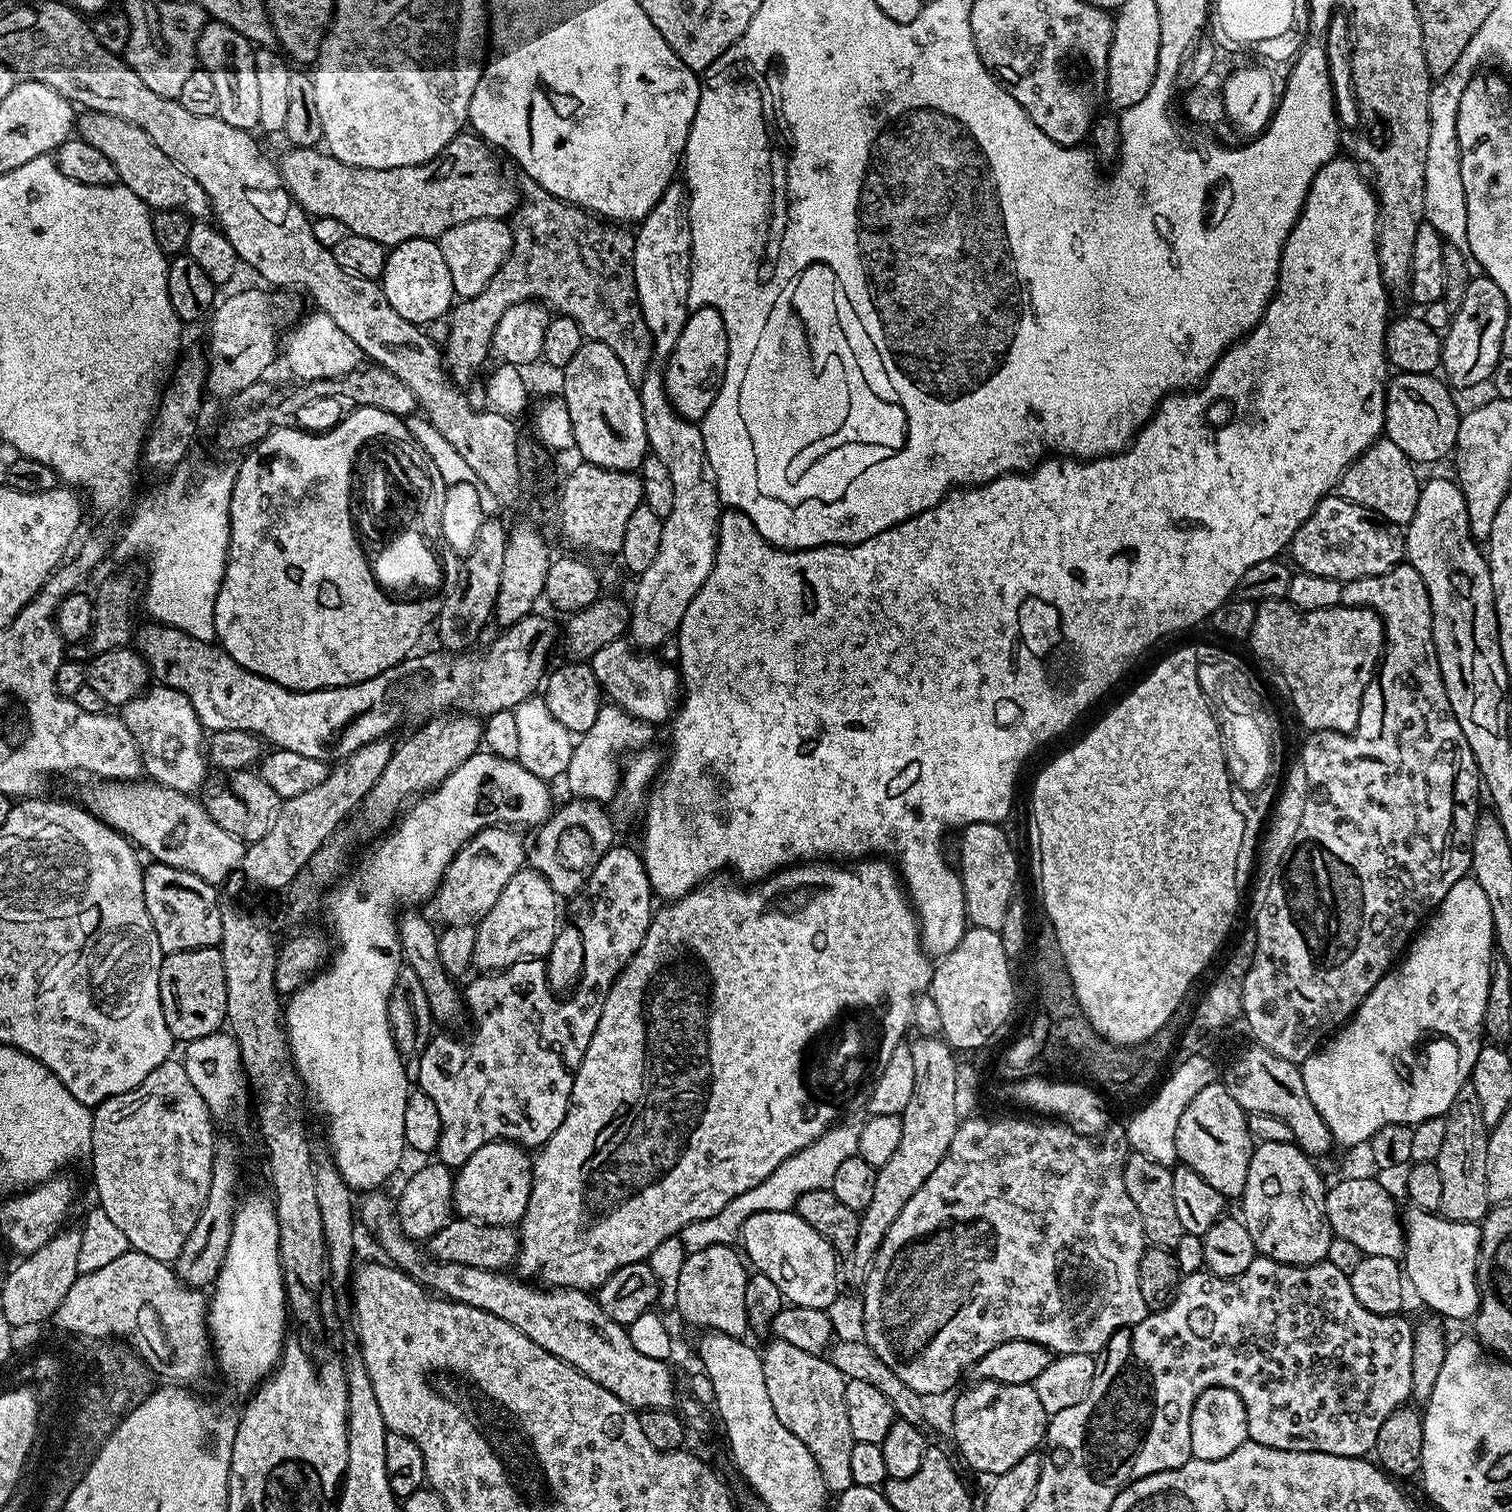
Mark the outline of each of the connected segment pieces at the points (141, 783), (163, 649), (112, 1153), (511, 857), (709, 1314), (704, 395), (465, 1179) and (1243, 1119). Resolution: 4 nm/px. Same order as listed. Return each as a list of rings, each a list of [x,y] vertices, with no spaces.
[[[147,778],[91,781],[83,807],[100,821],[127,836],[141,853],[149,852],[158,864],[190,870],[207,884],[223,885],[243,865],[244,841],[234,838],[204,808],[195,795],[167,788]]]
[[[533,614],[503,629],[499,633],[501,636],[485,650],[484,657],[468,657],[468,654],[448,655],[443,651],[428,652],[425,656],[412,654],[407,660],[401,660],[389,672],[383,672],[374,678],[366,678],[357,684],[319,688],[313,692],[296,692],[270,678],[262,678],[246,670],[215,643],[188,636],[182,630],[169,628],[167,624],[159,622],[148,622],[148,625],[142,628],[135,633],[134,644],[148,664],[149,673],[157,681],[186,694],[186,698],[190,698],[190,706],[194,706],[194,714],[198,714],[201,726],[209,733],[246,730],[253,732],[273,749],[294,750],[294,754],[303,754],[306,758],[325,762],[339,762],[351,752],[357,752],[362,746],[387,737],[388,731],[407,716],[431,718],[452,709],[467,710],[472,715],[483,718],[498,710],[516,709],[520,703],[537,695],[550,668],[548,659],[552,656],[552,647],[555,644],[557,647],[558,644],[558,624],[556,628],[554,621]]]
[[[176,1058],[158,1066],[158,1070],[150,1070],[134,1090],[95,1105],[90,1161],[96,1196],[100,1199],[98,1207],[106,1210],[107,1217],[126,1234],[131,1251],[174,1262],[182,1246],[186,1246],[186,1238],[190,1238],[190,1230],[194,1230],[194,1222],[198,1222],[210,1194],[210,1174],[218,1139],[217,1133],[212,1133],[212,1124],[214,1118],[206,1102],[202,1102],[202,1094],[194,1090],[190,1074],[186,1074],[183,1063]]]
[[[512,826],[483,828],[479,834],[467,840],[458,854],[448,864],[444,877],[436,890],[434,905],[445,925],[466,924],[479,921],[498,902],[498,894],[506,882],[514,878],[526,864],[526,844]]]
[[[715,1244],[706,1246],[706,1250],[687,1253],[674,1291],[681,1318],[699,1330],[715,1330],[725,1332],[727,1336],[743,1337],[749,1331],[746,1314],[749,1275],[745,1261],[735,1247]]]
[[[694,308],[689,311],[682,334],[678,334],[678,342],[662,371],[664,389],[676,413],[684,420],[703,420],[714,398],[720,395],[724,375],[728,373],[728,339],[718,310]]]
[[[495,1140],[482,1150],[474,1150],[455,1173],[452,1182],[452,1206],[457,1217],[497,1224],[503,1228],[519,1225],[526,1214],[528,1195],[532,1193],[533,1157],[521,1145]]]
[[[1217,1082],[1206,1086],[1206,1090],[1198,1090],[1190,1106],[1182,1110],[1182,1118],[1178,1118],[1177,1161],[1210,1182],[1210,1186],[1214,1186],[1214,1190],[1225,1198],[1243,1197],[1254,1147],[1248,1120],[1249,1113],[1238,1102],[1234,1102],[1234,1098],[1230,1098],[1223,1083]]]

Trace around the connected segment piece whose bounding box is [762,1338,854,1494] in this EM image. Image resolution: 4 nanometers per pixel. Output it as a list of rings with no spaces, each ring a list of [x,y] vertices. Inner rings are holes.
[[[775,1338],[769,1341],[762,1348],[762,1374],[766,1378],[766,1394],[770,1394],[770,1406],[774,1406],[778,1422],[814,1454],[829,1493],[844,1492],[853,1485],[850,1450],[854,1443],[850,1421],[846,1419],[846,1378],[823,1355],[798,1350],[798,1346]]]

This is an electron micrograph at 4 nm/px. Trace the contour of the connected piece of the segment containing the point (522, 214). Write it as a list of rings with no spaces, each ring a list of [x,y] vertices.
[[[524,178],[521,181],[518,188],[522,193],[523,206],[517,207],[510,217],[512,230],[510,254],[504,259],[504,265],[496,271],[494,278],[490,278],[490,282],[477,296],[461,299],[450,313],[452,325],[448,328],[448,345],[445,343],[442,348],[448,375],[458,385],[471,385],[475,381],[472,379],[476,376],[476,360],[482,359],[486,354],[489,355],[498,318],[502,318],[502,314],[506,314],[510,306],[534,300],[555,310],[561,316],[574,318],[574,322],[578,322],[588,340],[597,340],[610,346],[610,350],[618,354],[622,370],[626,370],[626,374],[633,382],[638,382],[648,372],[654,357],[652,335],[640,313],[634,282],[635,235],[624,229],[627,227],[594,216],[588,209],[581,208],[578,204],[567,204],[565,200],[559,200],[557,196],[542,190],[542,186],[538,186],[532,180]]]

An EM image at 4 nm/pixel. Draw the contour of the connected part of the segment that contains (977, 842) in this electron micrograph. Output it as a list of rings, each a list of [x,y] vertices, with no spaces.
[[[974,822],[965,824],[960,836],[960,864],[958,871],[968,924],[973,928],[994,930],[1000,933],[1006,910],[1017,895],[1016,879],[1020,876],[1020,860],[1012,849],[1012,840],[1000,824]]]

